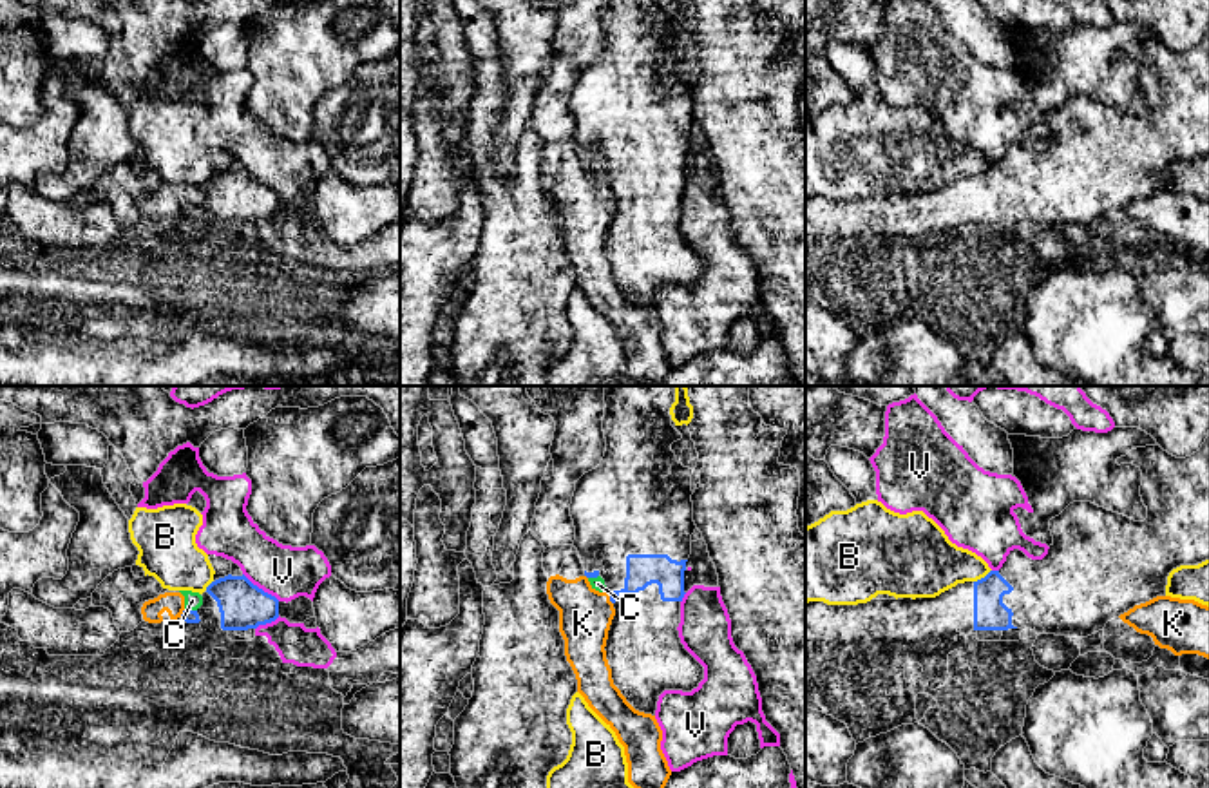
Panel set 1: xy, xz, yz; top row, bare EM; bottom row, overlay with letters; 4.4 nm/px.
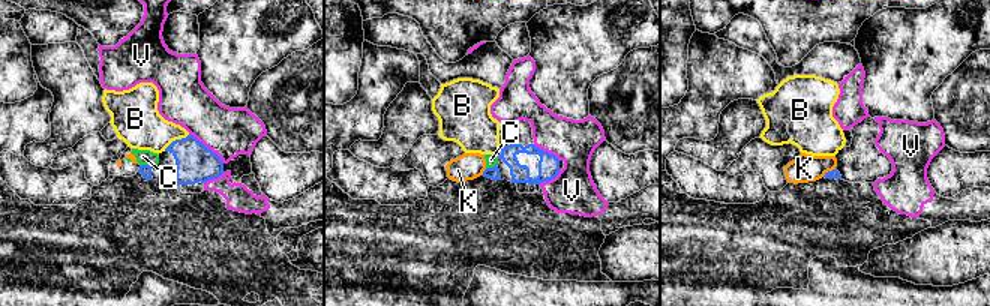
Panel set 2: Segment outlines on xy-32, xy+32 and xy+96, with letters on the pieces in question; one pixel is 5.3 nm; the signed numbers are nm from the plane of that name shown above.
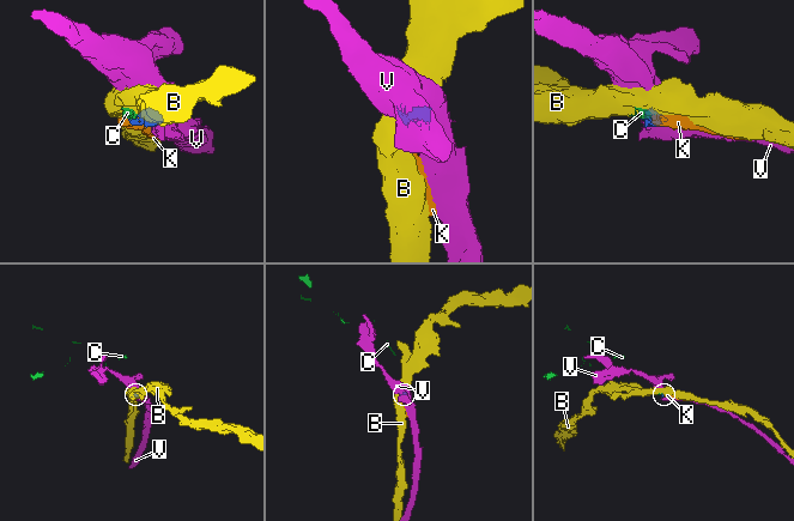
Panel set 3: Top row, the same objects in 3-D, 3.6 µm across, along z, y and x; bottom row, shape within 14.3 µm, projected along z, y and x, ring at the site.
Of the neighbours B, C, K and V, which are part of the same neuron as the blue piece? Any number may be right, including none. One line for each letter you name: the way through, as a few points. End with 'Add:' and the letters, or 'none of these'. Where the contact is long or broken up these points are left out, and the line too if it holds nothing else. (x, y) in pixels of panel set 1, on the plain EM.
Add: none of these

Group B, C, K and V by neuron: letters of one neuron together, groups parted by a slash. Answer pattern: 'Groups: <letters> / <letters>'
Groups: B / C K / V

